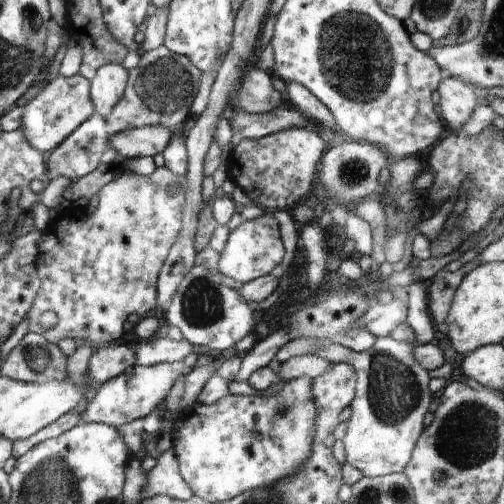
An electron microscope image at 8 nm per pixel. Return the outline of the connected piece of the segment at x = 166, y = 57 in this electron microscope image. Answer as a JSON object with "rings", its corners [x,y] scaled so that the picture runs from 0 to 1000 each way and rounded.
{"rings":[[[327,91],[280,101],[274,129],[256,141],[242,194],[214,234],[206,234],[218,266],[286,250],[325,250],[347,268],[379,232],[381,202],[393,181],[397,141],[373,115],[337,103]]]}

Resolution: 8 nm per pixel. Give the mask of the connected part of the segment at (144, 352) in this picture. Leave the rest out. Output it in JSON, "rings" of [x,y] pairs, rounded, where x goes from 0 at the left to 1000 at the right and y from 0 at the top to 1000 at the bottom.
{"rings":[[[304,673],[268,694],[270,724],[304,726],[323,720],[353,722],[381,698],[393,694],[373,675]]]}

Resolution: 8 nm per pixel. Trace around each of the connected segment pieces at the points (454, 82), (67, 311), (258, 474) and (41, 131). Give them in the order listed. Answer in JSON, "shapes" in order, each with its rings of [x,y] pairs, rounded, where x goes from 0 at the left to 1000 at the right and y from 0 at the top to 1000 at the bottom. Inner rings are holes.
{"shapes":[[[[885,151],[873,159],[867,181],[873,187],[871,206],[877,218],[873,232],[885,256],[913,260],[954,200],[946,196],[935,171],[923,169],[907,153]]],[[[329,331],[310,333],[294,347],[250,339],[240,347],[234,343],[228,357],[198,373],[187,401],[188,417],[141,403],[123,413],[103,444],[79,464],[71,532],[83,563],[63,607],[63,623],[56,623],[56,659],[85,665],[95,679],[115,683],[119,675],[137,671],[188,692],[238,679],[238,671],[246,671],[246,647],[254,647],[254,631],[262,631],[262,623],[274,629],[302,623],[313,603],[312,554],[317,536],[361,452],[369,381],[369,347],[351,351]],[[343,369],[357,369],[349,385],[339,381]],[[91,617],[107,619],[115,631],[107,651],[85,651],[77,639]]],[[[599,746],[567,756],[552,778],[532,786],[448,782],[433,798],[403,802],[389,796],[359,812],[337,841],[339,891],[345,893],[357,942],[383,982],[413,998],[446,996],[577,946],[599,931],[619,901],[631,829],[619,762],[619,750]]],[[[157,147],[139,151],[139,155],[117,149],[95,163],[87,175],[75,175],[62,190],[62,198],[48,208],[40,258],[48,266],[48,278],[67,298],[93,308],[111,290],[119,290],[187,222],[187,198],[181,196],[181,165]]]]}

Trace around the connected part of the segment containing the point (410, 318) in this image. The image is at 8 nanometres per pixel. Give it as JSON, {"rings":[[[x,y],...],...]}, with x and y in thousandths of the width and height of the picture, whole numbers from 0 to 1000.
{"rings":[[[821,558],[804,569],[810,581],[804,639],[817,651],[829,685],[861,681],[871,671],[867,645],[849,609],[849,587],[835,558]]]}

